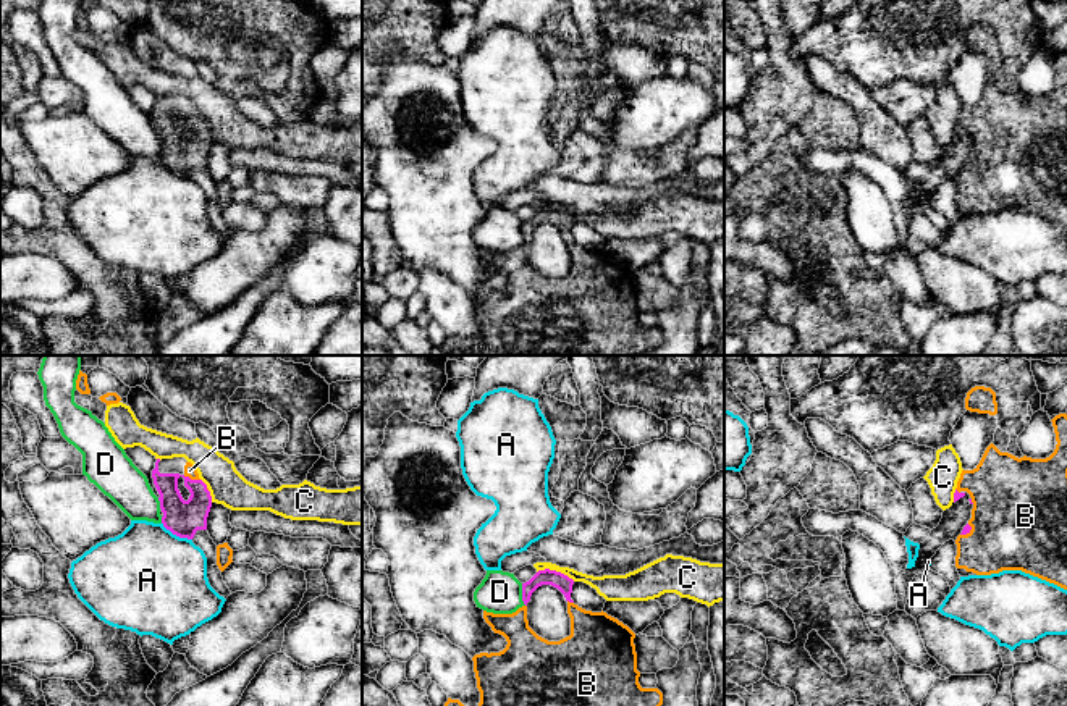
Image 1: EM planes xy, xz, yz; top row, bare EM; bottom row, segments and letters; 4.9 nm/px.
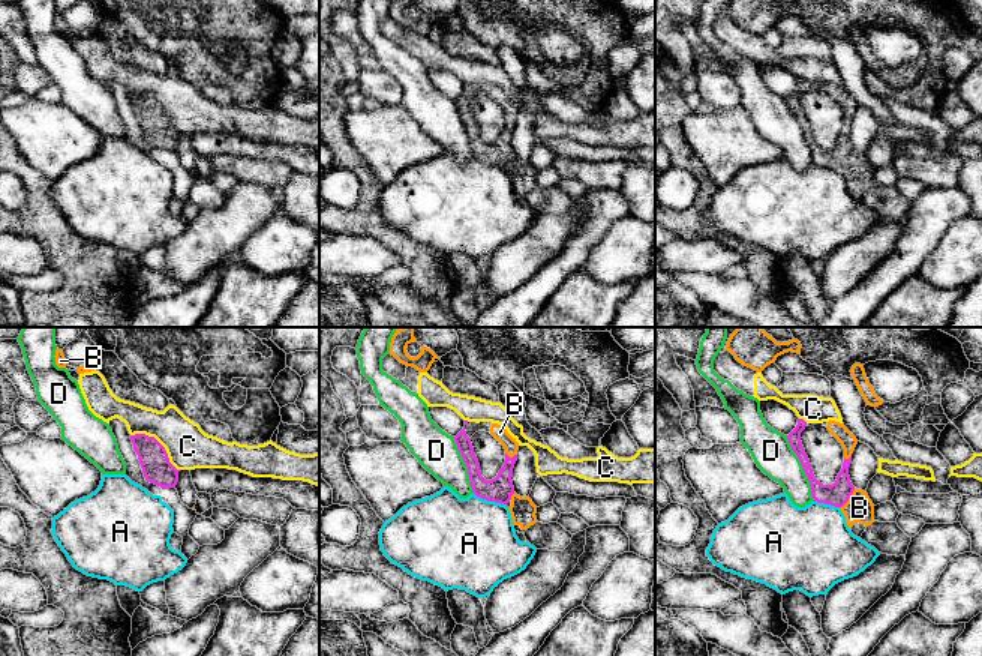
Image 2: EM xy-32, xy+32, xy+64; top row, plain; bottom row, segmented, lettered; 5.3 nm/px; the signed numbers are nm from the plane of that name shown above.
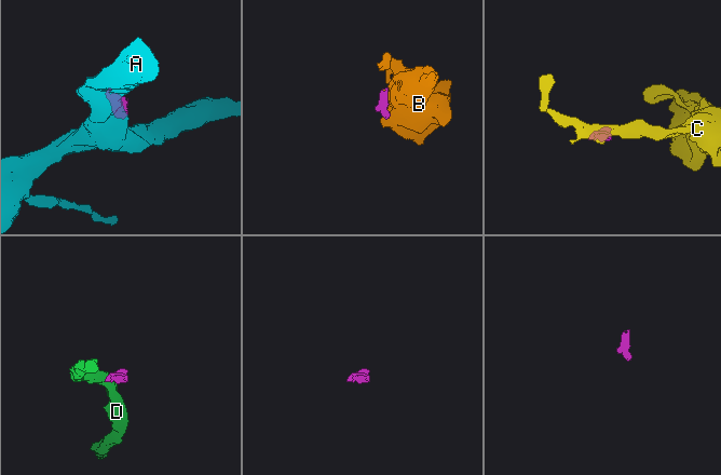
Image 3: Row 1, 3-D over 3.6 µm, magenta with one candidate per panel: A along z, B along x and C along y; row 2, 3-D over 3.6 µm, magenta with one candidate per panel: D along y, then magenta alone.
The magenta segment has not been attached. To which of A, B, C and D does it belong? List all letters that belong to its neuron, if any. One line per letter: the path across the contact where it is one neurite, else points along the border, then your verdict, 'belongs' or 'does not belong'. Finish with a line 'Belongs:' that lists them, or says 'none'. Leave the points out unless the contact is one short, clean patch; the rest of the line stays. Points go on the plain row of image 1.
A: border along xy (162, 160), (173, 172), (191, 178); does not belong
B: belongs
C: border along xz (537, 209), (560, 209), (574, 218); does not belong
D: border along xz (521, 222), (521, 238), (526, 243); does not belong
Belongs: B

